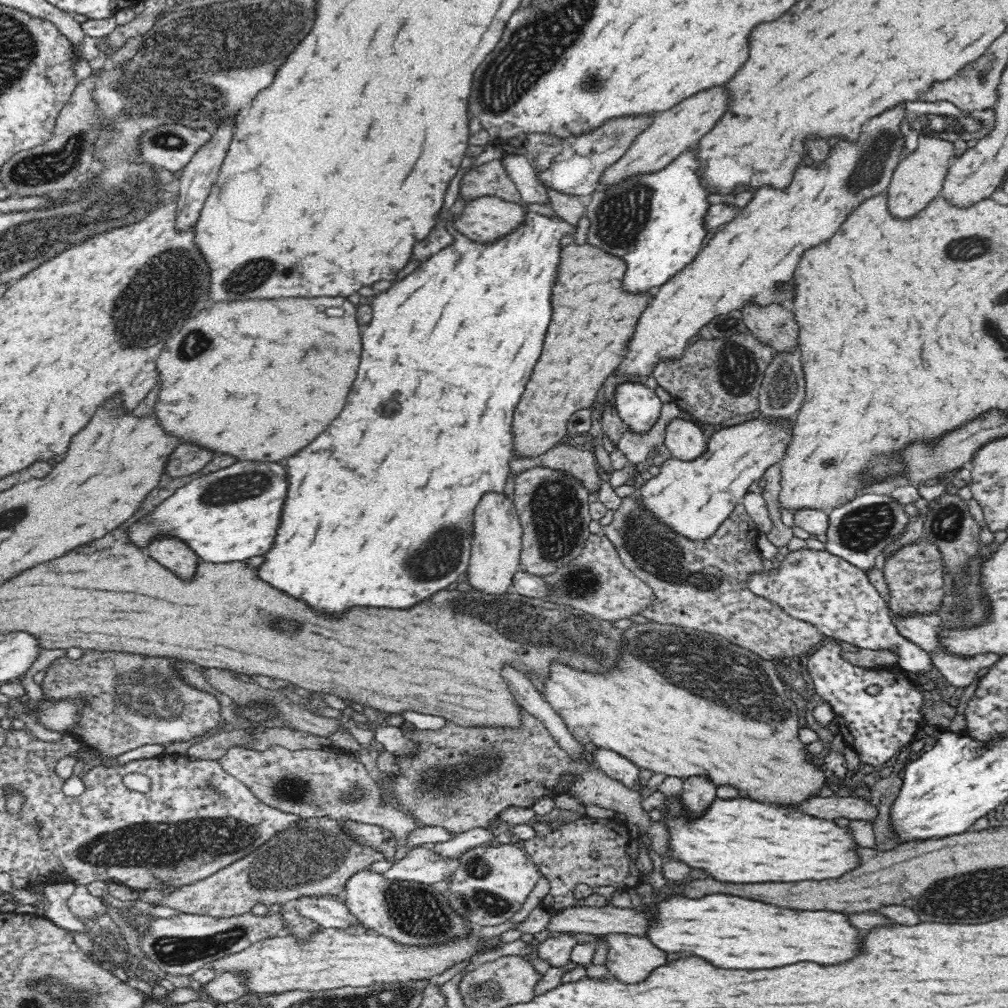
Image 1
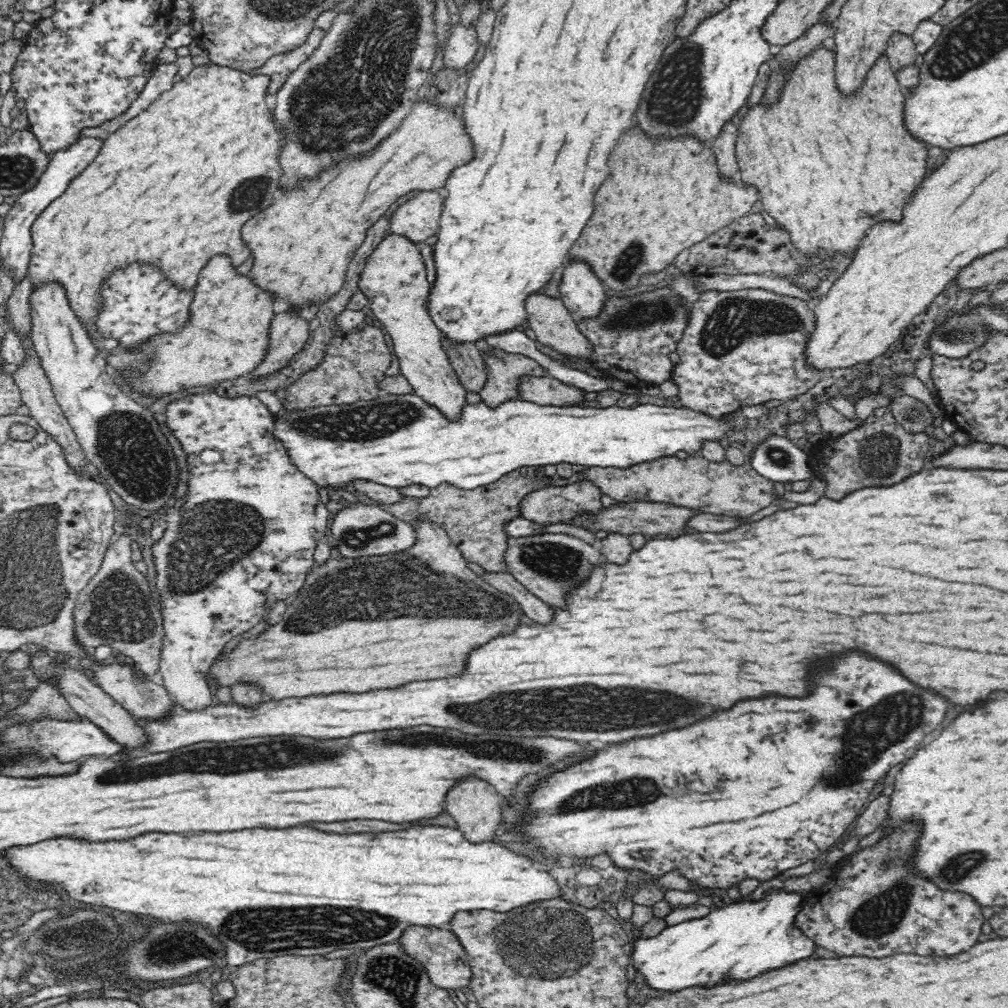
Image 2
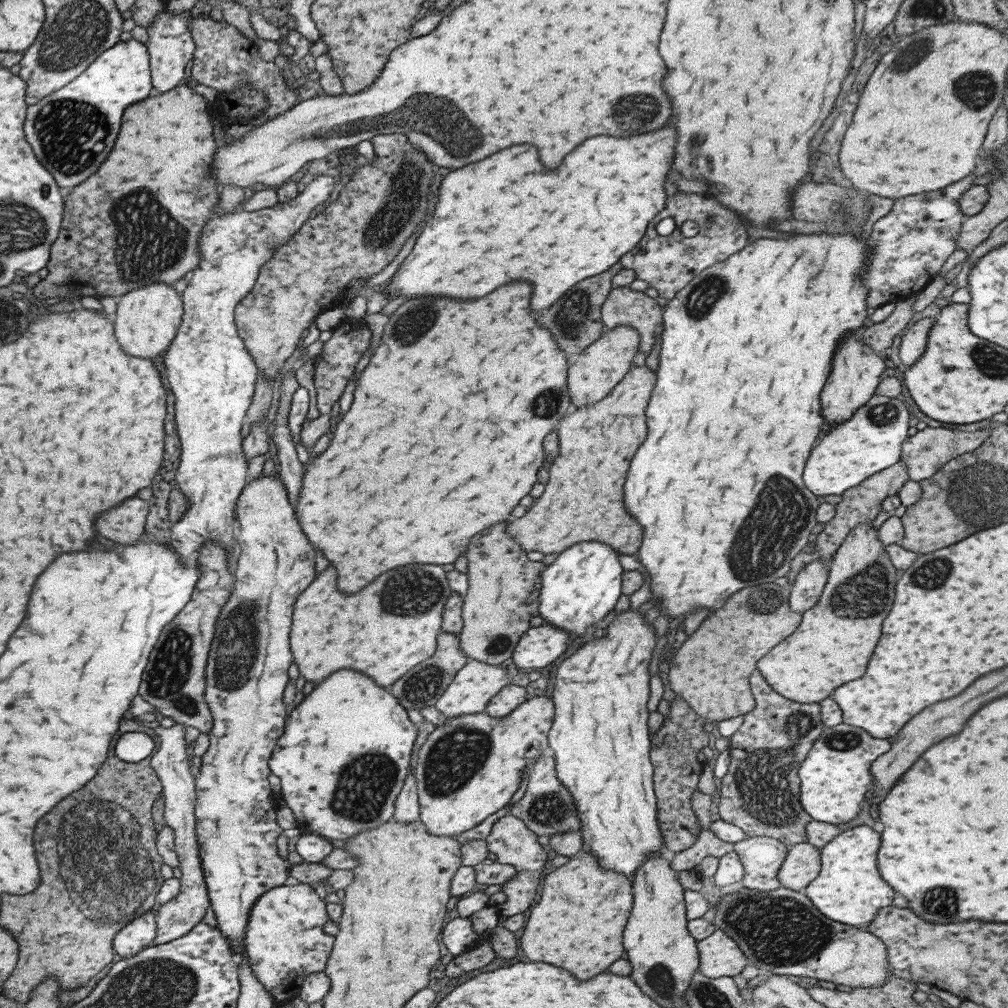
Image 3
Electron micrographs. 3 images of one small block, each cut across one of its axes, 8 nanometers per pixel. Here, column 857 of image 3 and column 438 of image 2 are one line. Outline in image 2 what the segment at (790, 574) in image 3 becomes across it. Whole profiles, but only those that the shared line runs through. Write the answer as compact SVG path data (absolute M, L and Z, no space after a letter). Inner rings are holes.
M514 470L502 476L500 480L474 490L460 490L451 484L438 484L436 488L429 490L428 496L415 500L413 504L396 502L381 507L398 520L404 520L411 525L416 524L420 518L440 525L468 562L479 564L487 572L508 573L504 554L508 550L509 534L504 531L504 526L512 518L522 517L520 504L526 494L535 491L530 477ZM472 518L476 518L476 532L460 532L458 526L464 526L464 522L472 522Z

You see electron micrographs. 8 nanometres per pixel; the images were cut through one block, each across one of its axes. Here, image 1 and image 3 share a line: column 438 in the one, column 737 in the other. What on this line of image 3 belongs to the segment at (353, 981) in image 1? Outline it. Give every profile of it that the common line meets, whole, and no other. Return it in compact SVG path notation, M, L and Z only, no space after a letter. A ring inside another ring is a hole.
M720 929L697 941L697 949L699 971L708 978L736 976L750 964L738 943Z

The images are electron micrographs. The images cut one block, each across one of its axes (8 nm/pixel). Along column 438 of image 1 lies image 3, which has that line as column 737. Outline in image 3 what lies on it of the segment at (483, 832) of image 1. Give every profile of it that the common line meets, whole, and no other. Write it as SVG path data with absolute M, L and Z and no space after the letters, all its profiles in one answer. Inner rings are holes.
M746 837L734 843L745 873L743 886L768 892L780 888L778 871L786 860L789 847L770 837Z

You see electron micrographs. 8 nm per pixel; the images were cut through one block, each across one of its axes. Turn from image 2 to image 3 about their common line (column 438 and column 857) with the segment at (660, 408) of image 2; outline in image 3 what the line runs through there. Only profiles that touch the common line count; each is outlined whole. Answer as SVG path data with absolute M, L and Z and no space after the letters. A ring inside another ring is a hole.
M875 394L850 420L833 424L834 428L818 440L804 468L804 484L816 496L841 495L869 476L894 466L901 460L902 443L909 437L910 416L901 397Z

